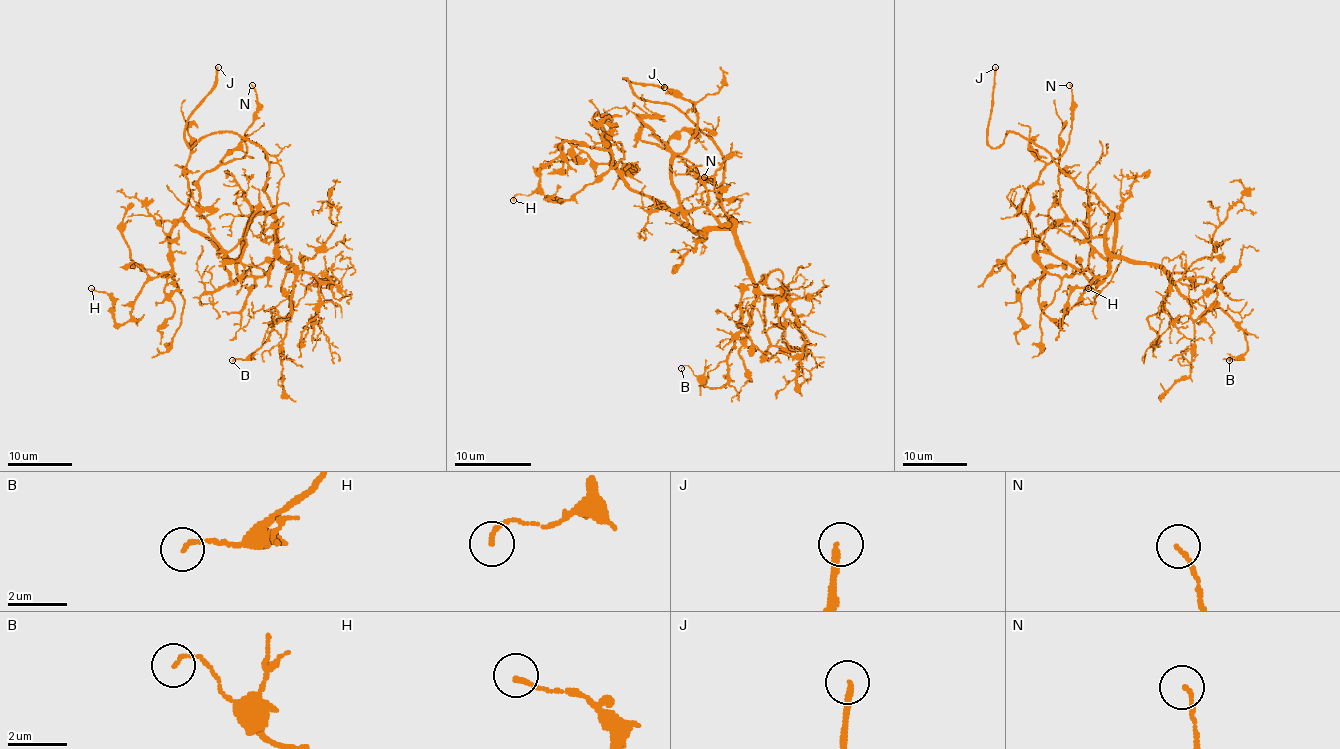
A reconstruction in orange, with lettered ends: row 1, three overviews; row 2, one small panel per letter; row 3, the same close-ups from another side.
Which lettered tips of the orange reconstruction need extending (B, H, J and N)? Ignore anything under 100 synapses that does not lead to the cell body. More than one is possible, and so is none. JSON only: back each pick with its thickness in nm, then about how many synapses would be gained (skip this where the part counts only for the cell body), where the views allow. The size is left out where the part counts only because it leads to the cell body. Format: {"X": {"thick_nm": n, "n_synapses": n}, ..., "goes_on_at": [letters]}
{"J": {"thick_nm": 200}, "goes_on_at": ["J"]}

